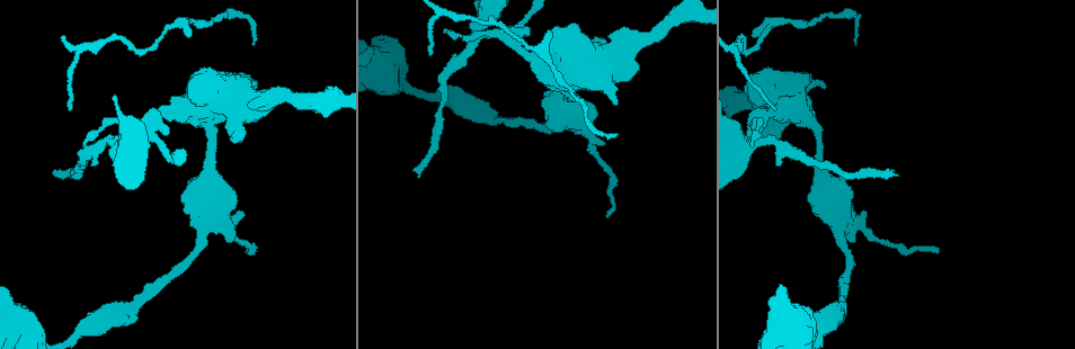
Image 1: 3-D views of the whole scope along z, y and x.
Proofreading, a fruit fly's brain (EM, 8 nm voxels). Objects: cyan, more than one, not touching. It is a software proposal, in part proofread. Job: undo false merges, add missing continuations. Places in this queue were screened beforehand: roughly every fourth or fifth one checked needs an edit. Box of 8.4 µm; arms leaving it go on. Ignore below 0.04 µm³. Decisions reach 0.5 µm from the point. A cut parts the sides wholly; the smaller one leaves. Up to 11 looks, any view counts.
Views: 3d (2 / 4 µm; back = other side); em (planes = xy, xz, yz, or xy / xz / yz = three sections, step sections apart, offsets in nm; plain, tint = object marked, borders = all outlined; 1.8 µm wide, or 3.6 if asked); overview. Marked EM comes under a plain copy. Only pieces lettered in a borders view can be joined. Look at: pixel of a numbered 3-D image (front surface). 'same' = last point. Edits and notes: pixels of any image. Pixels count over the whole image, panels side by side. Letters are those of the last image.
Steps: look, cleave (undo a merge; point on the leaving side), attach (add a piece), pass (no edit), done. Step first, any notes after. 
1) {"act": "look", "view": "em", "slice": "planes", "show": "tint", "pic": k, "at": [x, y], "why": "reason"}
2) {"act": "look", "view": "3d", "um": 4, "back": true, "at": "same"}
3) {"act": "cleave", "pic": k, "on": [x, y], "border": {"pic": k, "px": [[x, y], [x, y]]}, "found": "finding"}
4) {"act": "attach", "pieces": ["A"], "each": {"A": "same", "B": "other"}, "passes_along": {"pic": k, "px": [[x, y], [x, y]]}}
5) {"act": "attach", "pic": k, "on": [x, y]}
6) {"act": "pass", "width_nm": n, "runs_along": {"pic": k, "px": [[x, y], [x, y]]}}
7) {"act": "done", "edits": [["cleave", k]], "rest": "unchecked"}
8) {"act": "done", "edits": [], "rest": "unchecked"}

{"act": "look", "view": "em", "slice": "planes", "show": "tint", "pic": 1, "at": [505, 36], "why": "sharp bend"}

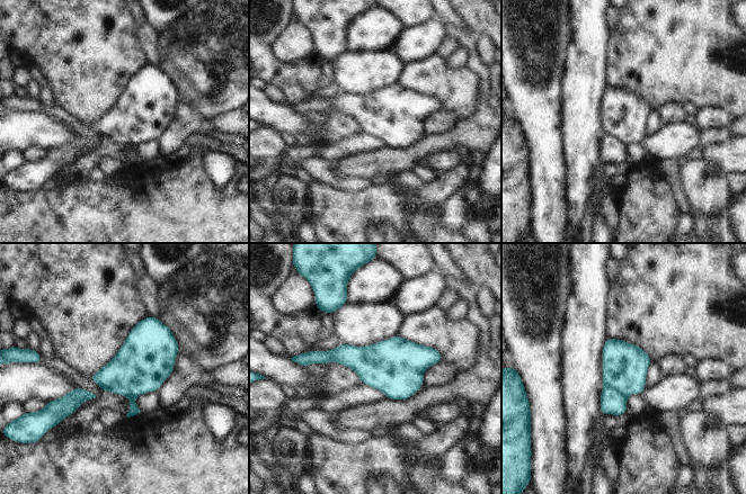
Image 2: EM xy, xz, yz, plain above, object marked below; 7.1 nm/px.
{"act": "look", "view": "em", "slice": "planes", "show": "borders", "at": "same"}

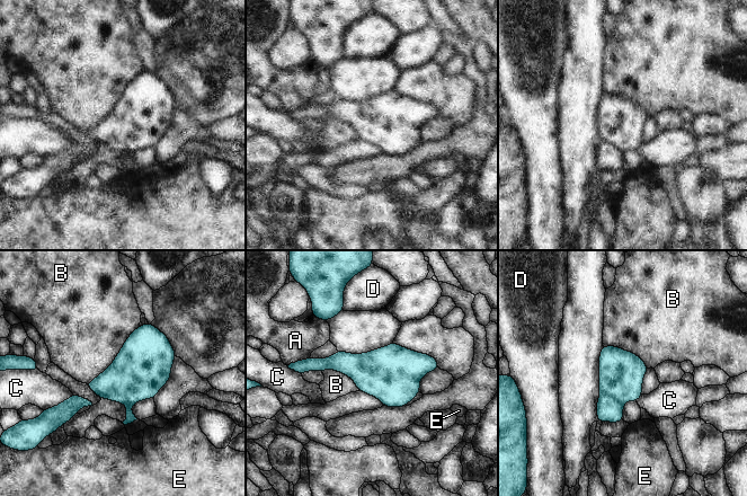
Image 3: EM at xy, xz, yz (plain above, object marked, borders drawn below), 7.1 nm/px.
{"act": "cleave", "pic": 3, "on": [608, 409], "each": {"A": "other", "B": "other", "C": "other", "D": "other", "E": "other"}, "border": {"pic": 3, "px": [[601, 391], [611, 395], [622, 405]]}, "found": "a second neuron is stuck on"}

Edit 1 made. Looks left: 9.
{"act": "look", "view": "em", "slice": "xy", "step": 8, "show": "borders", "pic": 1, "at": [185, 35], "why": "tapers out"}

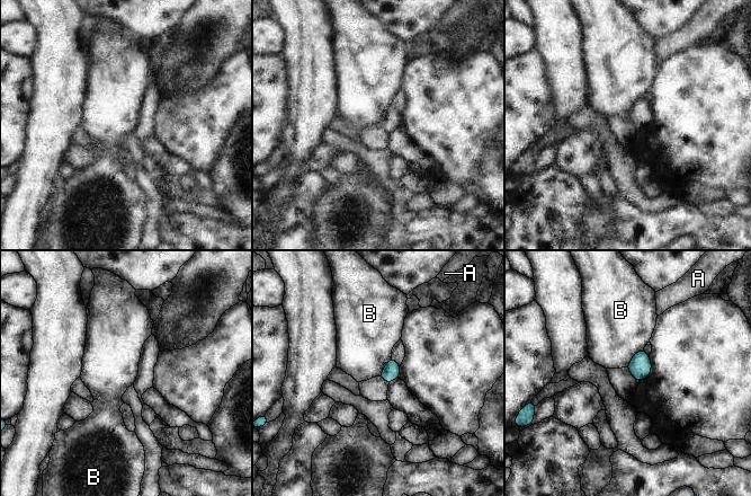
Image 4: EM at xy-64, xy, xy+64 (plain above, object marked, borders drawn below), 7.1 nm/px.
{"act": "look", "view": "em", "slice": "planes", "show": "borders", "at": "same", "why": "another direction"}

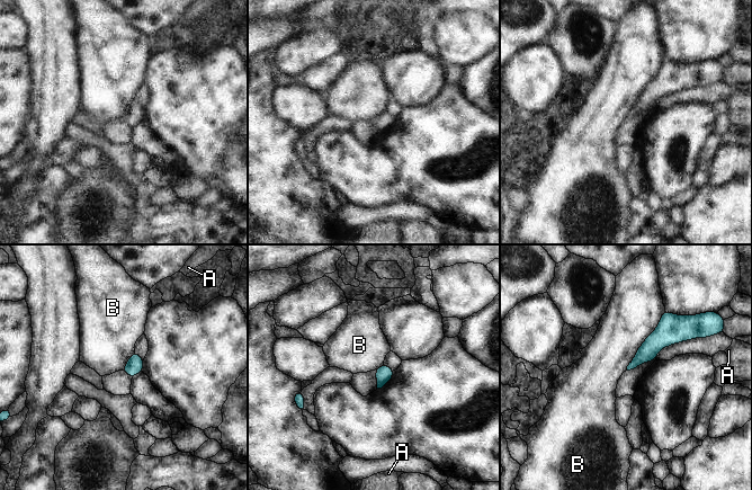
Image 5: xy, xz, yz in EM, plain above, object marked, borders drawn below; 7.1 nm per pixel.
{"act": "pass", "each": {"A": "other", "B": "other"}, "found": "none of them fits"}

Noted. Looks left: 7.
{"act": "look", "view": "3d", "um": 4, "pic": 1, "at": [816, 213], "why": "branch stops here"}

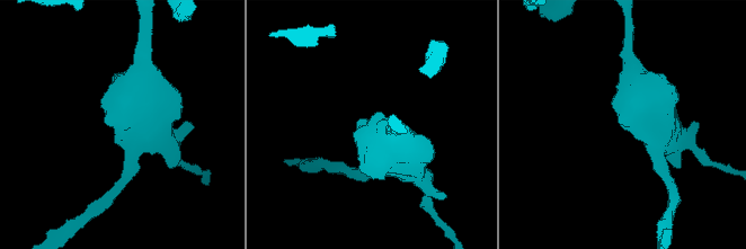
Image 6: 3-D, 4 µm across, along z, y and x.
{"act": "look", "view": "em", "um": 3.6, "slice": "planes", "show": "borders", "pic": 6, "at": [358, 124]}

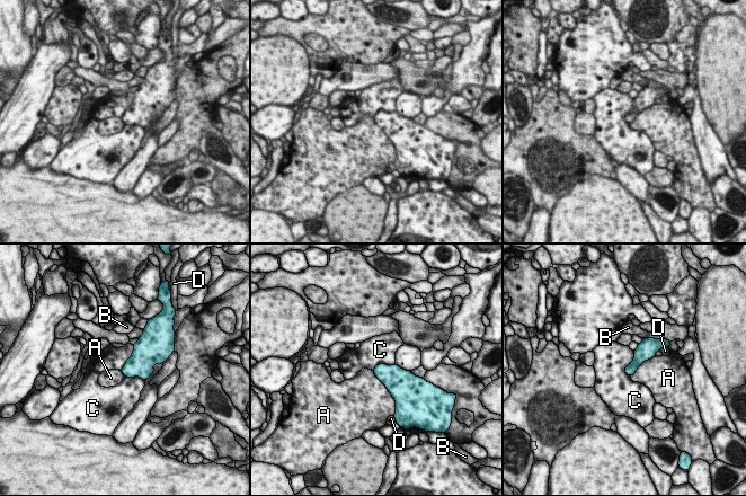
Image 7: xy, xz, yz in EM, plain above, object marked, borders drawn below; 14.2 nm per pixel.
{"act": "pass", "each": {"A": "other", "B": "other", "C": "other", "D": "other"}, "border": {"pic": 7, "px": [[633, 351], [624, 369], [629, 377]]}, "found": "none of them fits"}

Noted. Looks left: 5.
{"act": "look", "view": "em", "slice": "xz", "step": 8, "show": "tint", "pic": 1, "at": [429, 54], "why": "thin end"}

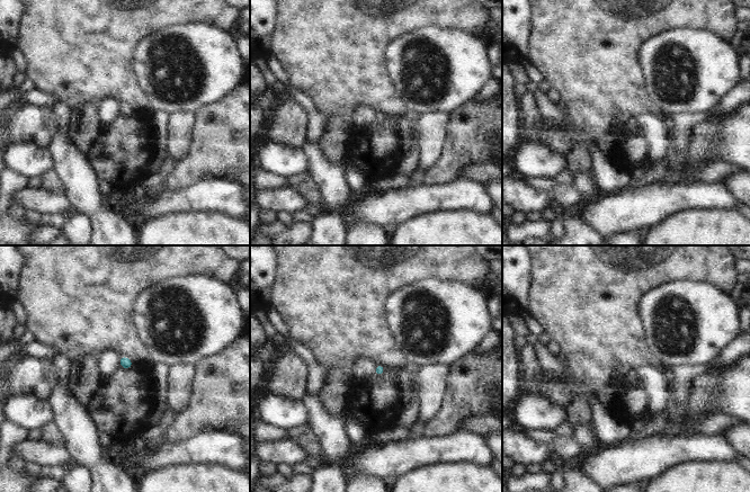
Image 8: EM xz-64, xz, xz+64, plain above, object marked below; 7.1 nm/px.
{"act": "look", "view": "em", "slice": "planes", "show": "borders", "at": "same"}

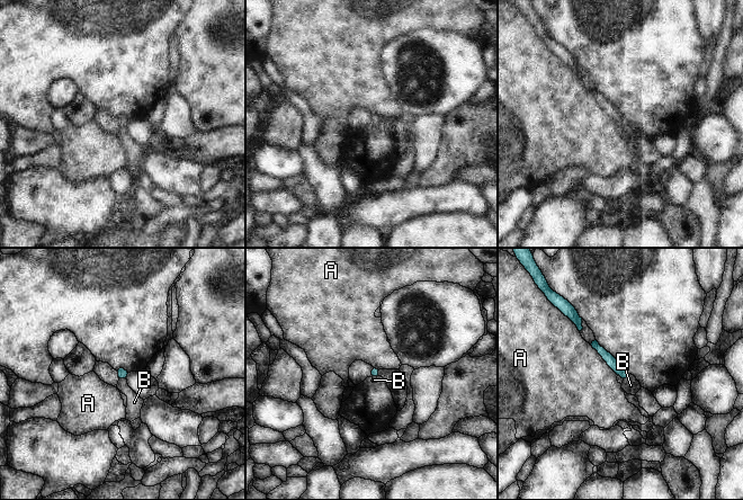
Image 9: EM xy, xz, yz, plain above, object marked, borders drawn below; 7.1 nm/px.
{"act": "attach", "pieces": ["B"], "longest_contact_nm": ["A", 300], "each": {"A": "other", "B": "same"}, "passes_along": {"pic": 9, "px": [[122, 373], [122, 377], [134, 402]]}, "found": "the neuron continues"}

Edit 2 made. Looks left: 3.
{"act": "done", "edits": [["cleave", 3], ["attach", 9]], "rest": "unchecked"}

